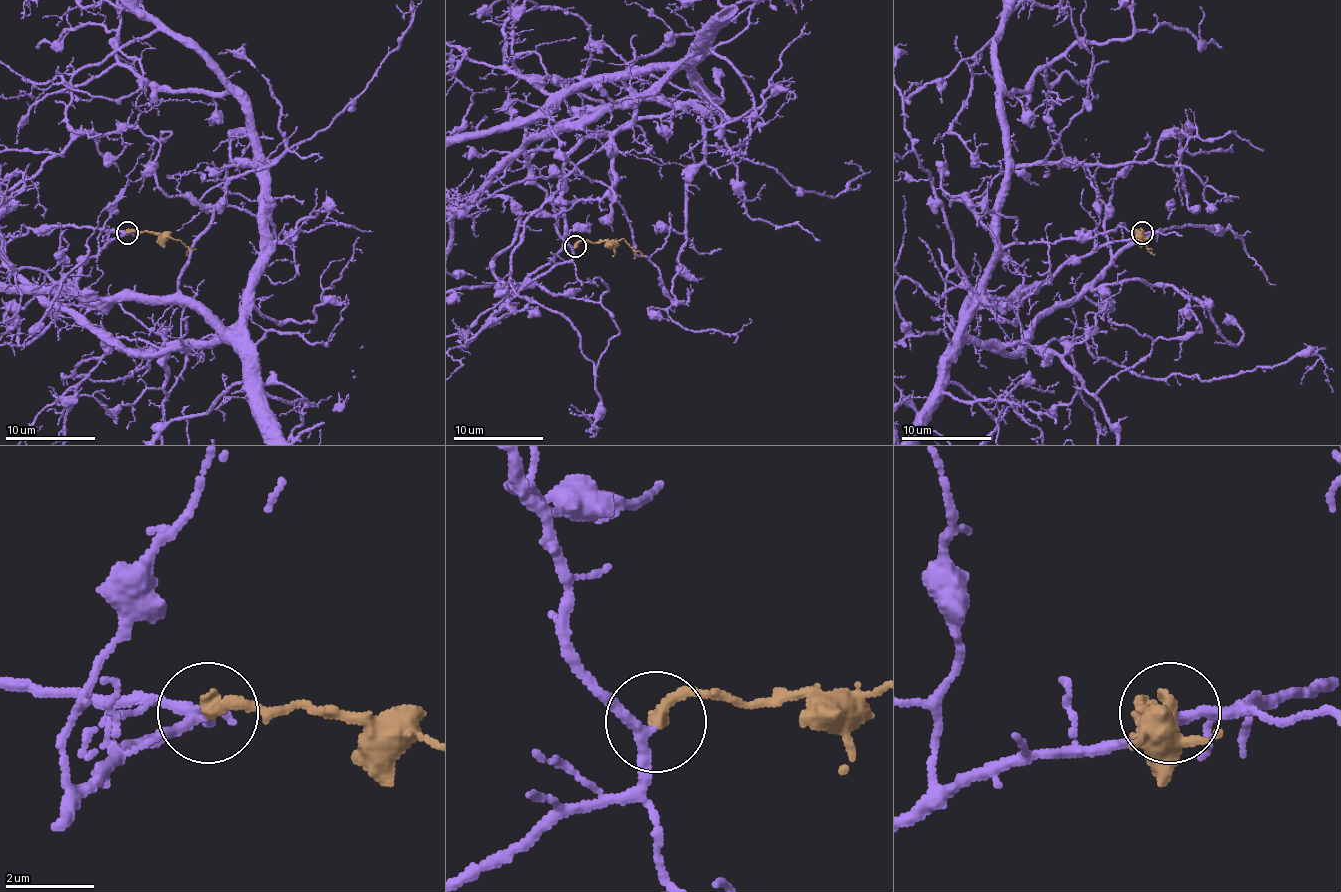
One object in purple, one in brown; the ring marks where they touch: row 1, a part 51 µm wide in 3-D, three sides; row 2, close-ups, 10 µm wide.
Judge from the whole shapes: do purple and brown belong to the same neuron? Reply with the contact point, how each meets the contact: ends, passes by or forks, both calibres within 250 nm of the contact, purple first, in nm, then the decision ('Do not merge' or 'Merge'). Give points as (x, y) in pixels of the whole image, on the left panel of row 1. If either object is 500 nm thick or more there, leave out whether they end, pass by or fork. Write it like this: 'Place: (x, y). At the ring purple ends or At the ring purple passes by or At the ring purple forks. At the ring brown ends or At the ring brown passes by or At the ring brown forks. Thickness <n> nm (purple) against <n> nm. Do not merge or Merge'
Place: (127, 232). At the ring purple passes by. At the ring brown ends. Thickness 220 nm (purple) against 320 nm. Merge

